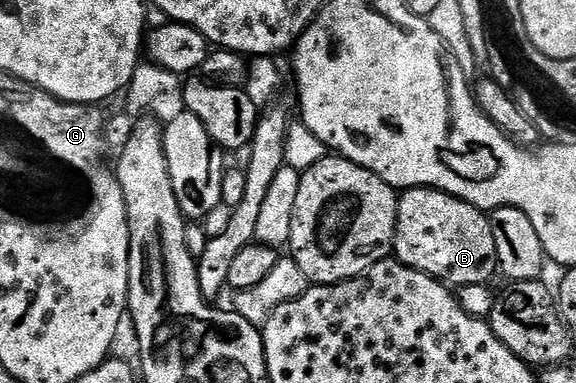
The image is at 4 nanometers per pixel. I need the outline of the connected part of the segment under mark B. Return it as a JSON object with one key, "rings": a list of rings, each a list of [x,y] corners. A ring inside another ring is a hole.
{"rings":[[[406,189],[397,202],[396,260],[450,286],[483,285],[498,272],[495,238],[482,210],[439,189]]]}

